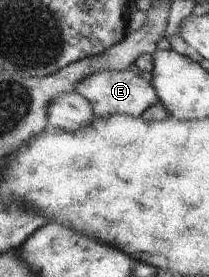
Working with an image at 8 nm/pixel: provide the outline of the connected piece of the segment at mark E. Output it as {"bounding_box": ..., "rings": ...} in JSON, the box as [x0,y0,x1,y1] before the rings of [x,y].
{"bounding_box":[73,69,159,117],"rings":[[[129,69],[96,71],[76,81],[73,90],[90,103],[96,117],[107,117],[111,114],[141,116],[146,109],[159,101],[152,83]]]}

